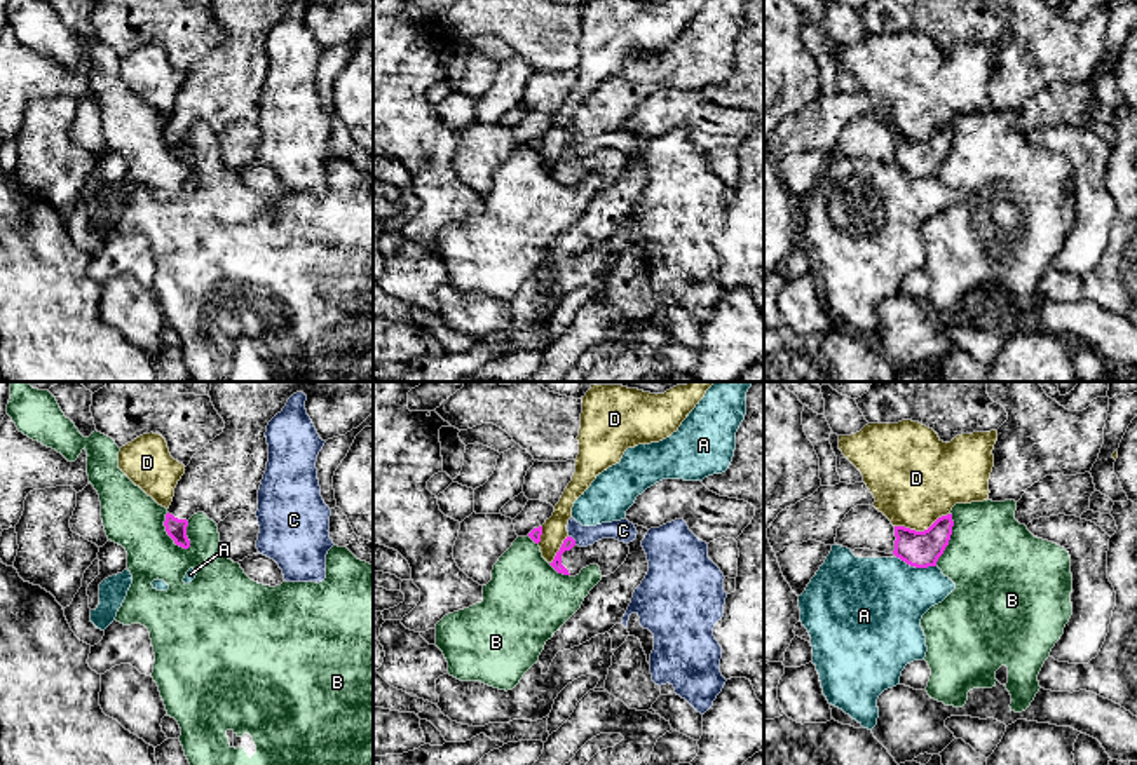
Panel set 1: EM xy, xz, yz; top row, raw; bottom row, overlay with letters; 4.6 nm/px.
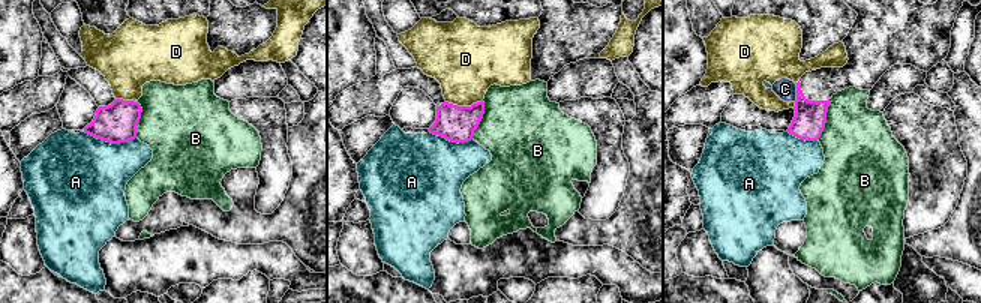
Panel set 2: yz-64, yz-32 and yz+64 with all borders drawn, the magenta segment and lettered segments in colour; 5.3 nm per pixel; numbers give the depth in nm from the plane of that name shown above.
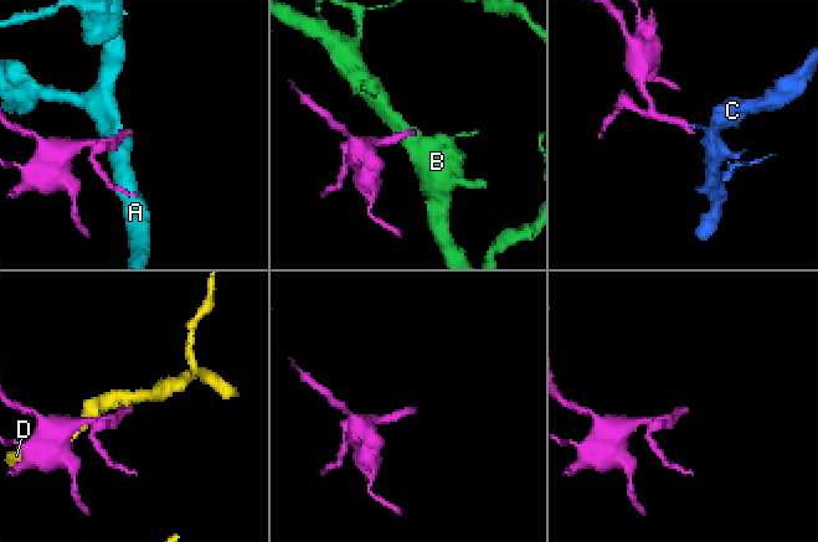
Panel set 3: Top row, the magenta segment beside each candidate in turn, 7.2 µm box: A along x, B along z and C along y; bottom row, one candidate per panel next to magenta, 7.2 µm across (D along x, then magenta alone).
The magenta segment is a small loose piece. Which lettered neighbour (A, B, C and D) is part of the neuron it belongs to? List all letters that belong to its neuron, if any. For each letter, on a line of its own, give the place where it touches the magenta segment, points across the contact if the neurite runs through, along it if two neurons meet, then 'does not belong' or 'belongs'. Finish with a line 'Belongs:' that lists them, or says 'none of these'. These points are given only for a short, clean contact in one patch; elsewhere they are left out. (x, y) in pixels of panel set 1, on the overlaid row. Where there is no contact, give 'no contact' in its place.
A: contact yz (916, 567); does not belong
B: contact xy (168, 534); border xy (166, 513), (166, 534), (187, 549); does not belong
C: contact xz (574, 541); border xz (569, 535), (576, 544); does not belong
D: contact yz (921, 532); border yz (949, 513), (923, 530), (895, 527); does not belong
Belongs: none of these

